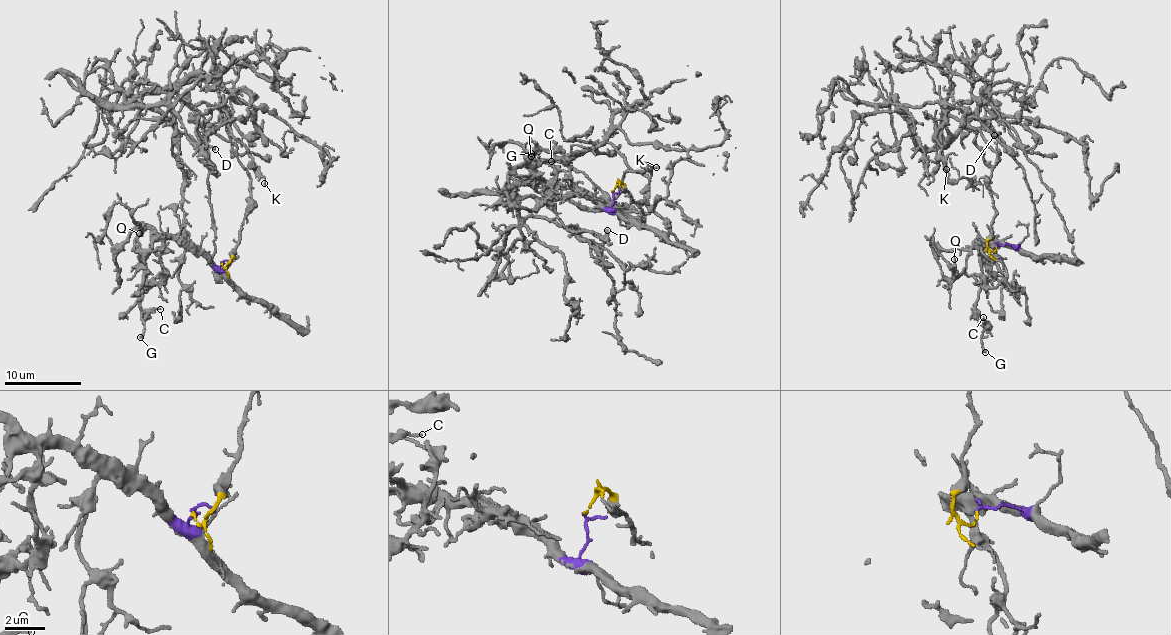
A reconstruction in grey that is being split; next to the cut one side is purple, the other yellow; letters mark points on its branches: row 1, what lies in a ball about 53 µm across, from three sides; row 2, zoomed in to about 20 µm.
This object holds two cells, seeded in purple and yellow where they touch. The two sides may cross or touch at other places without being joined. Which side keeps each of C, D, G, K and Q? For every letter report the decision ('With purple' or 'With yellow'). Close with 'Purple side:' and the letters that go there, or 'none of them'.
C: With purple
D: With yellow
G: With purple
K: With yellow
Q: With purple
Purple side: C, G, Q

